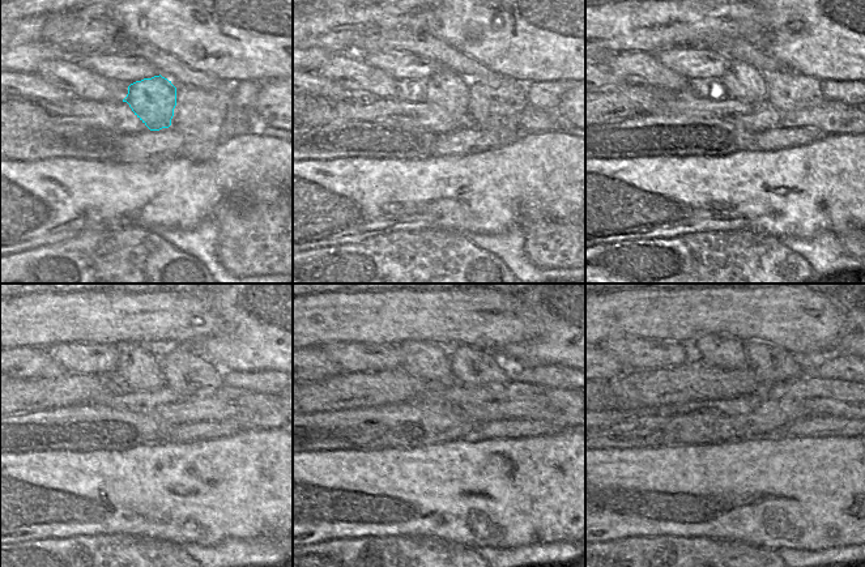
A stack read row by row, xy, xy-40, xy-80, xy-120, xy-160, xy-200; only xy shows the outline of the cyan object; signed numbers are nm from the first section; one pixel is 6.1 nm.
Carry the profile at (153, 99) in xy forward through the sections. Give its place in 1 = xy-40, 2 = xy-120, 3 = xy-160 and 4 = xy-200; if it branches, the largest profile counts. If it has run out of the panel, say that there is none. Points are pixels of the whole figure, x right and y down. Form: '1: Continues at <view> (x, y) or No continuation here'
1: Continues at xy-40 (446, 89)
2: Continues at xy-120 (137, 369)
3: Continues at xy-160 (430, 362)
4: Continues at xy-200 (718, 350)

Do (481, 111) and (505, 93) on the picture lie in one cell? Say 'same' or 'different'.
same

